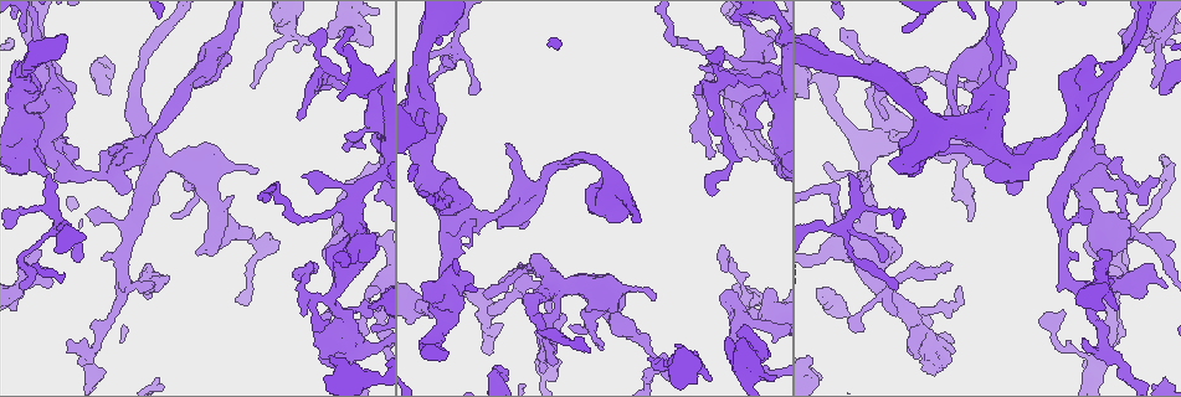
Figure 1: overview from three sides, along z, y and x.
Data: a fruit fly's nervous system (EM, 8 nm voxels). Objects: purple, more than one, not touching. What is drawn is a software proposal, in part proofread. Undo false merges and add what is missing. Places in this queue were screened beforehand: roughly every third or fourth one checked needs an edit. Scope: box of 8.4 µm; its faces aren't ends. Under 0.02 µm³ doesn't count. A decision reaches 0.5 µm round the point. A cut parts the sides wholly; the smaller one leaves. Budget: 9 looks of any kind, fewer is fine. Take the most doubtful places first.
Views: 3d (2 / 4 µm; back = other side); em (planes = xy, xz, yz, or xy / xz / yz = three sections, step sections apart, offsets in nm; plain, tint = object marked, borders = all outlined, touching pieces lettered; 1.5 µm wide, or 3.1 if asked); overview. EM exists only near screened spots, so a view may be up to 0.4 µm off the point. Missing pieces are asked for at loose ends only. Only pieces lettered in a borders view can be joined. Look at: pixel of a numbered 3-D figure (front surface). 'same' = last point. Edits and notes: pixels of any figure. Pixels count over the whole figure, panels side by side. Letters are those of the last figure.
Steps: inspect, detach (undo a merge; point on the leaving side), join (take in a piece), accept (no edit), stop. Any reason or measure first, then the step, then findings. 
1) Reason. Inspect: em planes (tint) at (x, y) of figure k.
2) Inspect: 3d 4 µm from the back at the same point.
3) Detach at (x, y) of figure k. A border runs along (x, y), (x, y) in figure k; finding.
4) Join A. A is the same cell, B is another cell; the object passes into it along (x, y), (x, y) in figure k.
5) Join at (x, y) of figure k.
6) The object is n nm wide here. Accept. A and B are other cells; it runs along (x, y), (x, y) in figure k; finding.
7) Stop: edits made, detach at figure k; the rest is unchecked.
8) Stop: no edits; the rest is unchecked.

An open end. Inspect: 3d 4 µm at (367, 46) of figure 1.

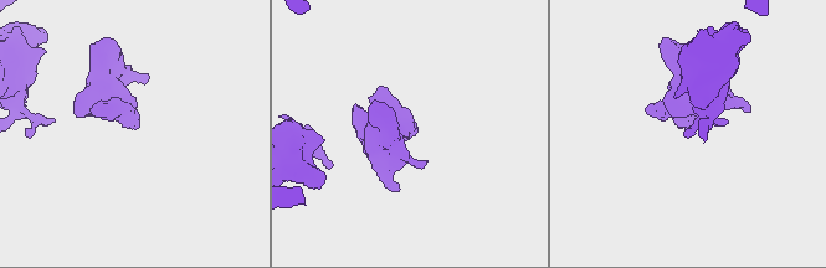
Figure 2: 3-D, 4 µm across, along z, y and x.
Inspect: em planes (plain) at (136, 127) of figure 2.

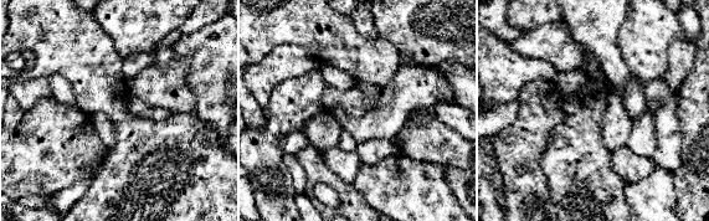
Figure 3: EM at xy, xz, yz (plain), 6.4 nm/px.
What lies round it. Inspect: em planes (borders) at the same point.

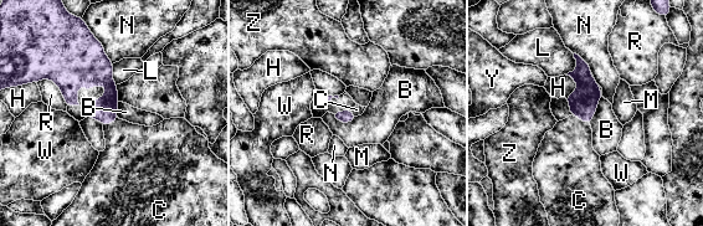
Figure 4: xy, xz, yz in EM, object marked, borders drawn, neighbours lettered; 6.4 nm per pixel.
The longest contact is with R, 260 nm. Join at (133, 153) of figure 4. C is the same cell, B, H, L, M, N, R, W, Y and Z are other cells; the object passes into it along (103, 109), (109, 123), (133, 153) in figure 4; it goes on there.

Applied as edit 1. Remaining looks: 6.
Redraw. Inspect: overview.

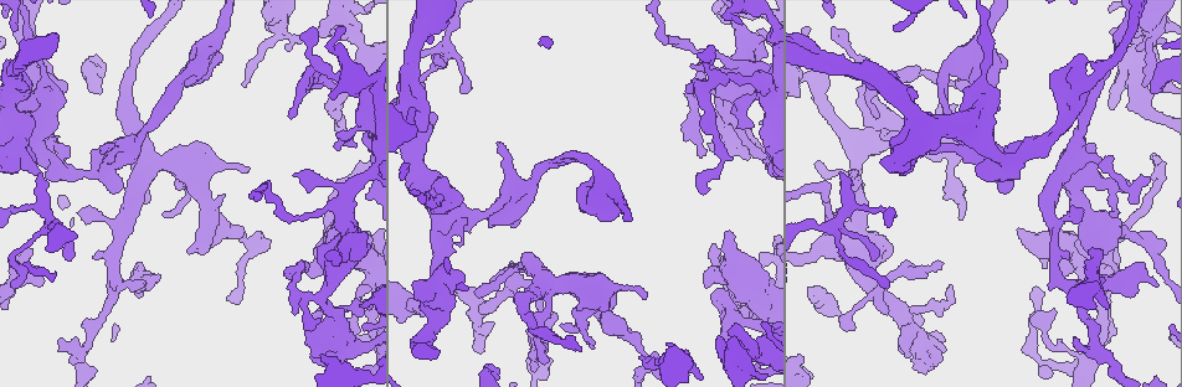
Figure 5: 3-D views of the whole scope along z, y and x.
Free end. Inspect: em xz step 4 (borders) at (701, 190) of figure 5.

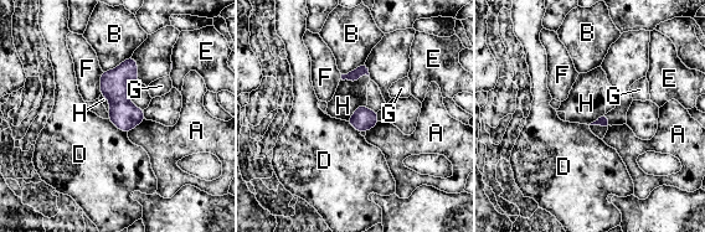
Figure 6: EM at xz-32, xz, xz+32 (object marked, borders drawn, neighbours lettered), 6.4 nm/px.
Accept. A, B, D, E, F, G and H are other cells; a border runs along (108, 119), (127, 133) in figure 6; none of them fits.

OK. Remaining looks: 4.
Branch stops here. Inspect: em planes (borders) at (833, 34) of figure 5.

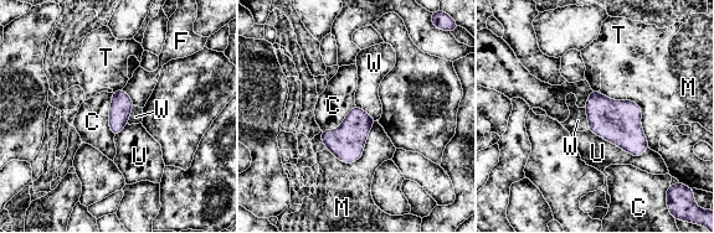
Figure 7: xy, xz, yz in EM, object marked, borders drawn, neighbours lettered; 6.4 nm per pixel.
Accept. C, F, M, T, U and W are other cells; a border runs along (584, 108), (587, 115), (589, 129) in figure 7; none of them fits.

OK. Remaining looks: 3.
Thick turns thin. Inspect: em planes (tint) at (363, 94) of figure 5.

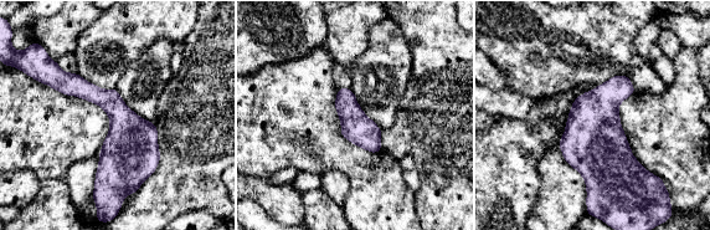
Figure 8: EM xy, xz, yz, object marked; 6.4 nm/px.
What lies round it. Inspect: em planes (borders) at the same point.

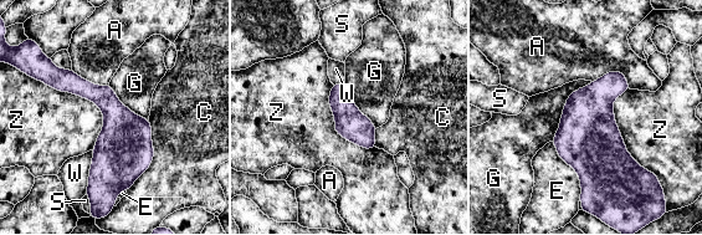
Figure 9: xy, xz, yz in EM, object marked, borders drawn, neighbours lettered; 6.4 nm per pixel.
Accept. A, C, E, G, S, W and Z are other cells; one cell here.

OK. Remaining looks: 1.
Stop: edits made, join at figure 4; the rest is unchecked.

